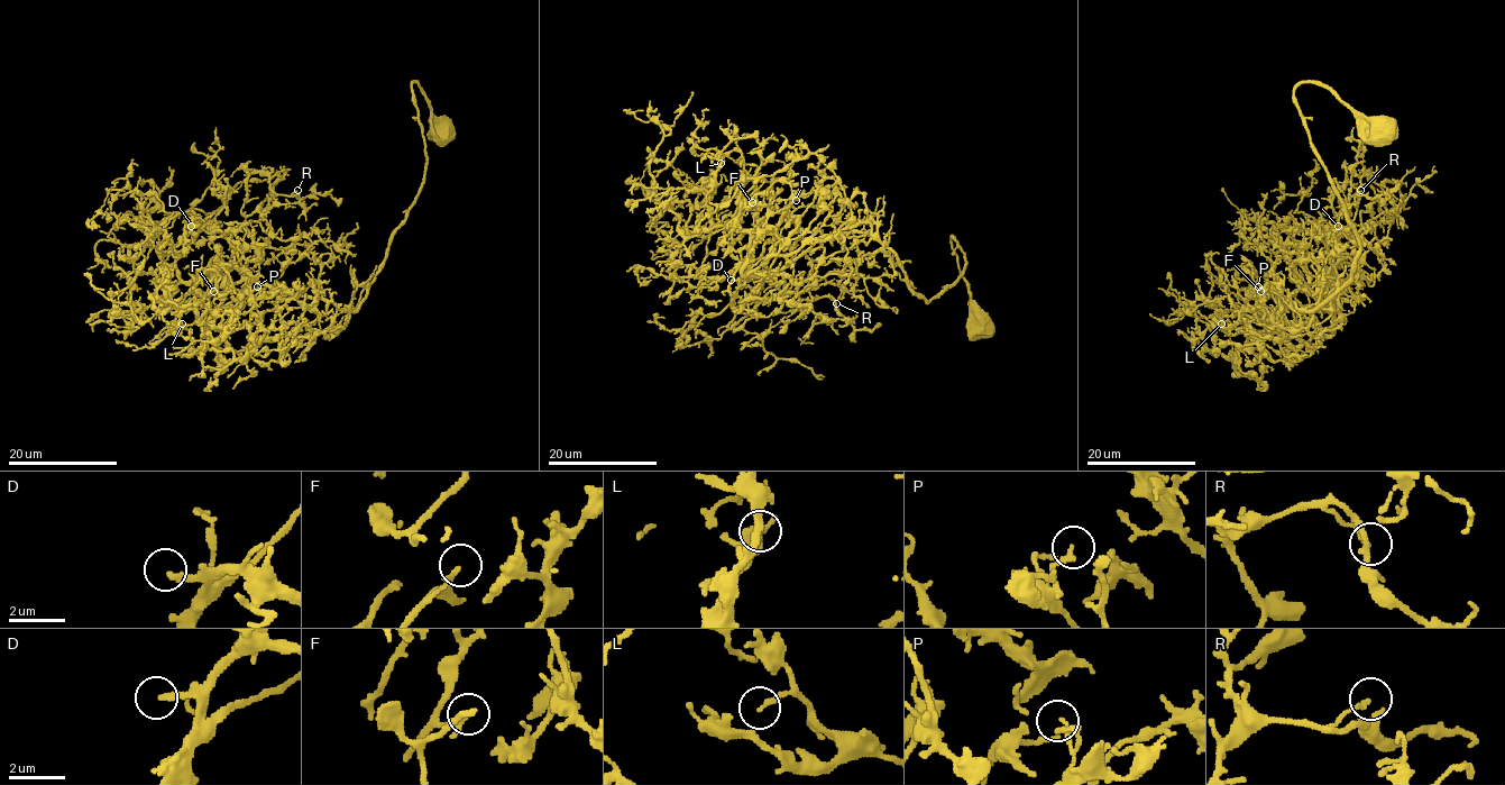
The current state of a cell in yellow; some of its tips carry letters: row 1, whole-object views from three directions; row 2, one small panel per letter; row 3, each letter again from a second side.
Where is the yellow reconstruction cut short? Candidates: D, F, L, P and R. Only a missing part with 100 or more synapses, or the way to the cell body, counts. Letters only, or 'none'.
D

